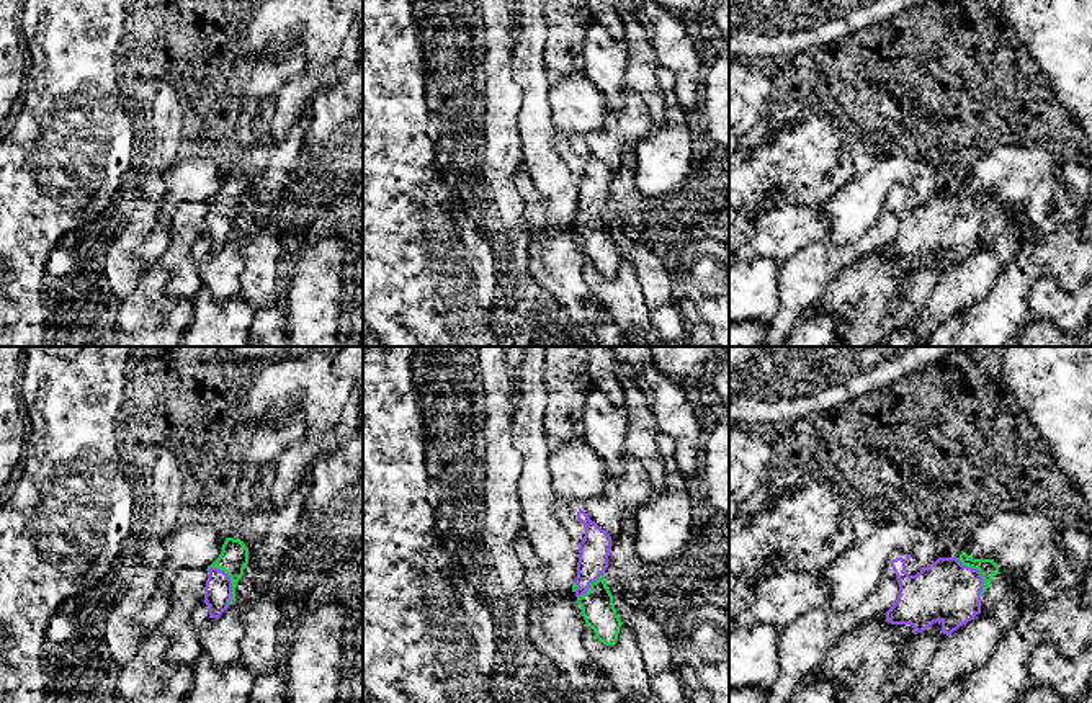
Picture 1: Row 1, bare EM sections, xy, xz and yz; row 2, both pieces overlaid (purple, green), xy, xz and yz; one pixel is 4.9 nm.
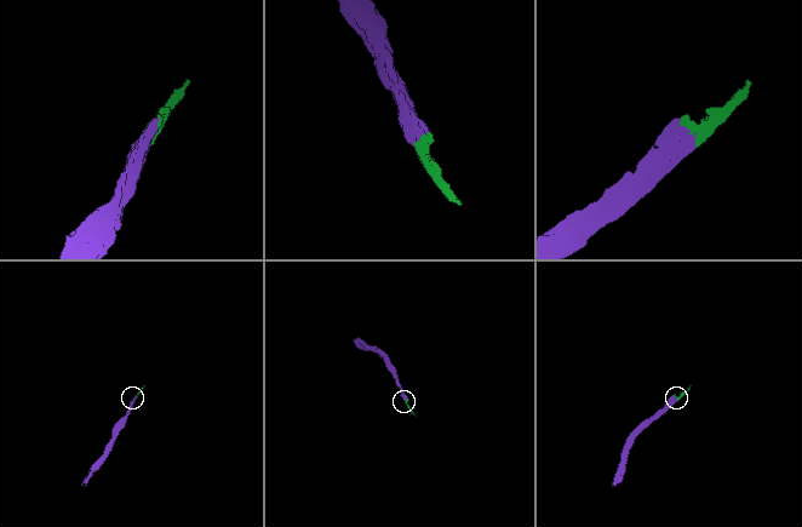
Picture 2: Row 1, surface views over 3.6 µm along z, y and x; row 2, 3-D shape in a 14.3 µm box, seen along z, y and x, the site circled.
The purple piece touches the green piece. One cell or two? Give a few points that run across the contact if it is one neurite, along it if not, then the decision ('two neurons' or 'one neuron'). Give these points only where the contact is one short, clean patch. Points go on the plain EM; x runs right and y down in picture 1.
line xy (218, 224), (231, 214), (231, 195), (234, 190); one neuron

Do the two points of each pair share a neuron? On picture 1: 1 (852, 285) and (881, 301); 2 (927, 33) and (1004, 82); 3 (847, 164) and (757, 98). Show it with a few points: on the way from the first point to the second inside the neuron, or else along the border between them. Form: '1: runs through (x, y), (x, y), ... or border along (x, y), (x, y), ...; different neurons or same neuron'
1: runs through (859, 291), (875, 301); same neuron
2: runs through (947, 53), (976, 82), (984, 82); same neuron
3: border along (780, 107), (749, 133); different neurons

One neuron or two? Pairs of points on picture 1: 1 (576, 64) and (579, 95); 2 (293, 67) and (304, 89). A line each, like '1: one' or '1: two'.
1: two
2: two

